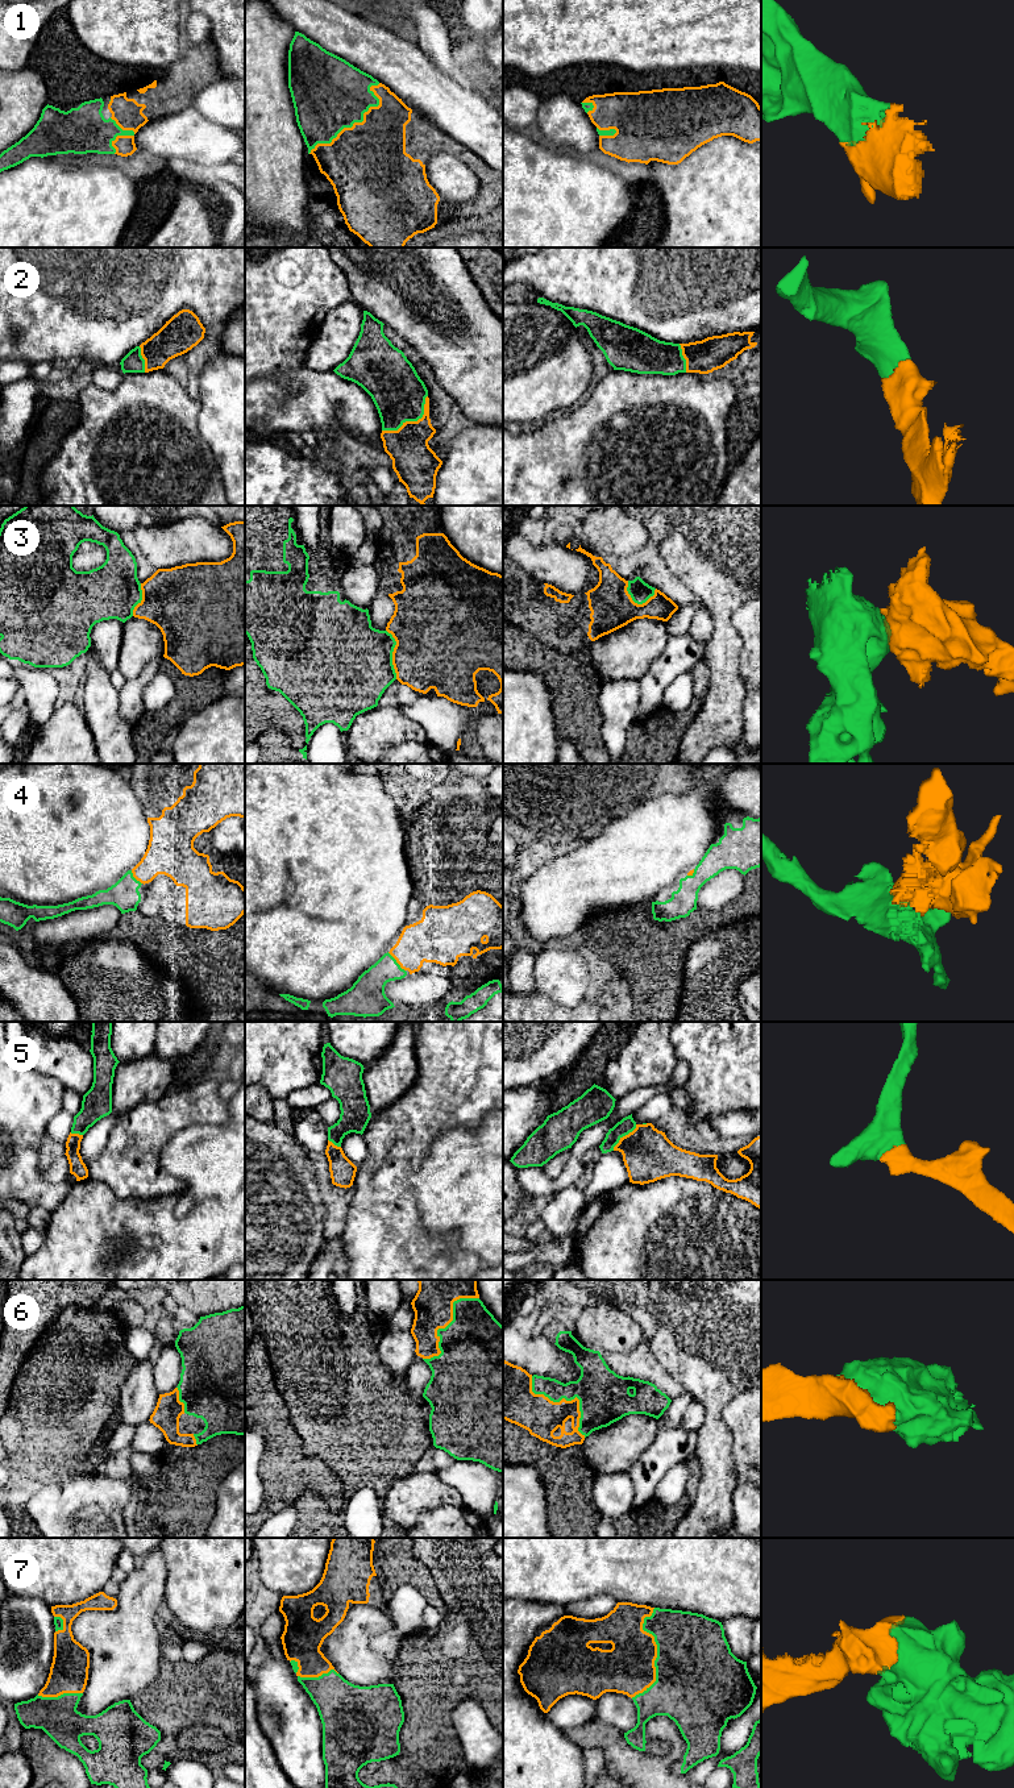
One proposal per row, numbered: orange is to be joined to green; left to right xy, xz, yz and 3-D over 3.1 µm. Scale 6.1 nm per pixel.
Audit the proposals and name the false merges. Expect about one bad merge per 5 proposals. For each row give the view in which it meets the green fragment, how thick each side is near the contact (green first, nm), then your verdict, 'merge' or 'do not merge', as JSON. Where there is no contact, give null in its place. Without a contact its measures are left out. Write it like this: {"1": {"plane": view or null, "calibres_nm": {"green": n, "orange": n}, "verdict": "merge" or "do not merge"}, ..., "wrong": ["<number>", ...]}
{"1": {"plane": "xz", "calibres_nm": {"green": 440, "orange": 460}, "verdict": "merge"}, "2": {"plane": "xz", "calibres_nm": {"green": 320, "orange": 260}, "verdict": "merge"}, "3": {"plane": "xz", "calibres_nm": {"green": 500, "orange": 460}, "verdict": "do not merge"}, "4": {"plane": "xz", "calibres_nm": {"green": 200, "orange": 260}, "verdict": "merge"}, "5": {"plane": "yz", "calibres_nm": {"green": 100, "orange": 320}, "verdict": "merge"}, "6": {"plane": "xz", "calibres_nm": {"green": 440, "orange": 260}, "verdict": "merge"}, "7": {"plane": "yz", "calibres_nm": {"green": 480, "orange": 320}, "verdict": "merge"}, "wrong": ["3"]}

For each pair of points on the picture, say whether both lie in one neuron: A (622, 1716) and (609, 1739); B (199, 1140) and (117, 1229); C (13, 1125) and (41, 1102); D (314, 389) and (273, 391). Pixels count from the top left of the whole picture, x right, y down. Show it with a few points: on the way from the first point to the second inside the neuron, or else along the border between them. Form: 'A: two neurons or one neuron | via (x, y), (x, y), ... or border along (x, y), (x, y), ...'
A: two neurons | border along (595, 1717), (615, 1726), (623, 1734)
B: one neuron | via (202, 1179), (202, 1209), (182, 1229), (156, 1229)
C: one neuron | via (20, 1118), (34, 1104)
D: one neuron | via (303, 398), (290, 398), (283, 393)

